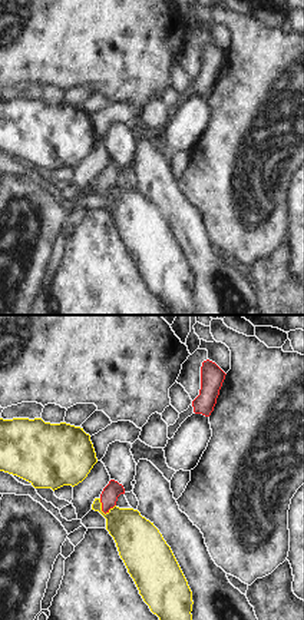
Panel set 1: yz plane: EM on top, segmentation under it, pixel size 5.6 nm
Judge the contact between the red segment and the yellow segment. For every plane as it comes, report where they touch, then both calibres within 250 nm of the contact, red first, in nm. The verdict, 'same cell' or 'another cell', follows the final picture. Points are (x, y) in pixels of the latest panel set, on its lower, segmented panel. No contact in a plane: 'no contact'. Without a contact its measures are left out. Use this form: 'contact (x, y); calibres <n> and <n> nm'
contact (103, 511); calibres 100 and 240 nm

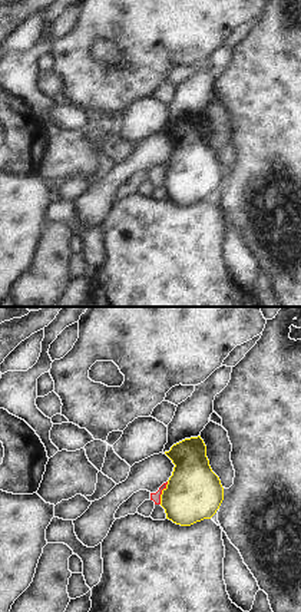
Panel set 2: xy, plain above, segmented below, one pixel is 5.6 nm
contact (161, 493); calibres 50 and 320 nm

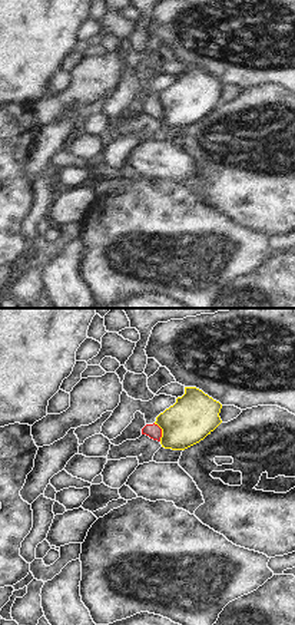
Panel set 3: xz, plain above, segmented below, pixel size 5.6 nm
contact (161, 432); calibres 80 and 260 nm

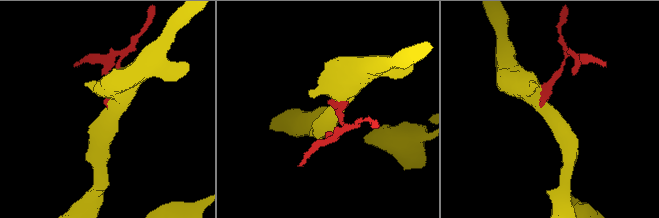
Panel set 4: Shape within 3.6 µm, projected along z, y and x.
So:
another cell

